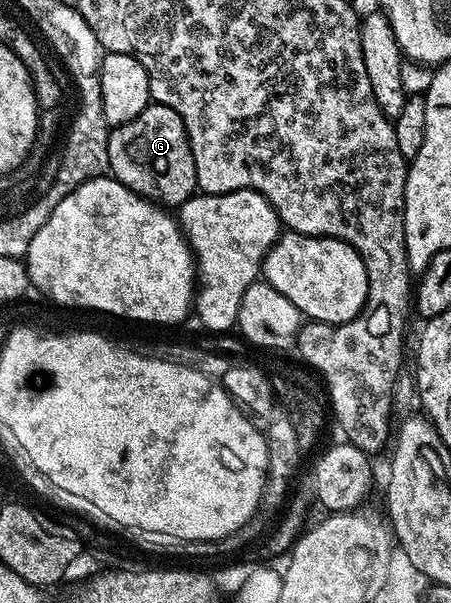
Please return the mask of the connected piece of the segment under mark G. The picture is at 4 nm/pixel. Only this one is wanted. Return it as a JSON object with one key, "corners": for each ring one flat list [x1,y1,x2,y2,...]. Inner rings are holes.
{"corners":[[147,104,136,119,113,126,106,139,107,166,115,181,139,198,177,207,196,193,194,156,182,117,170,105]]}

